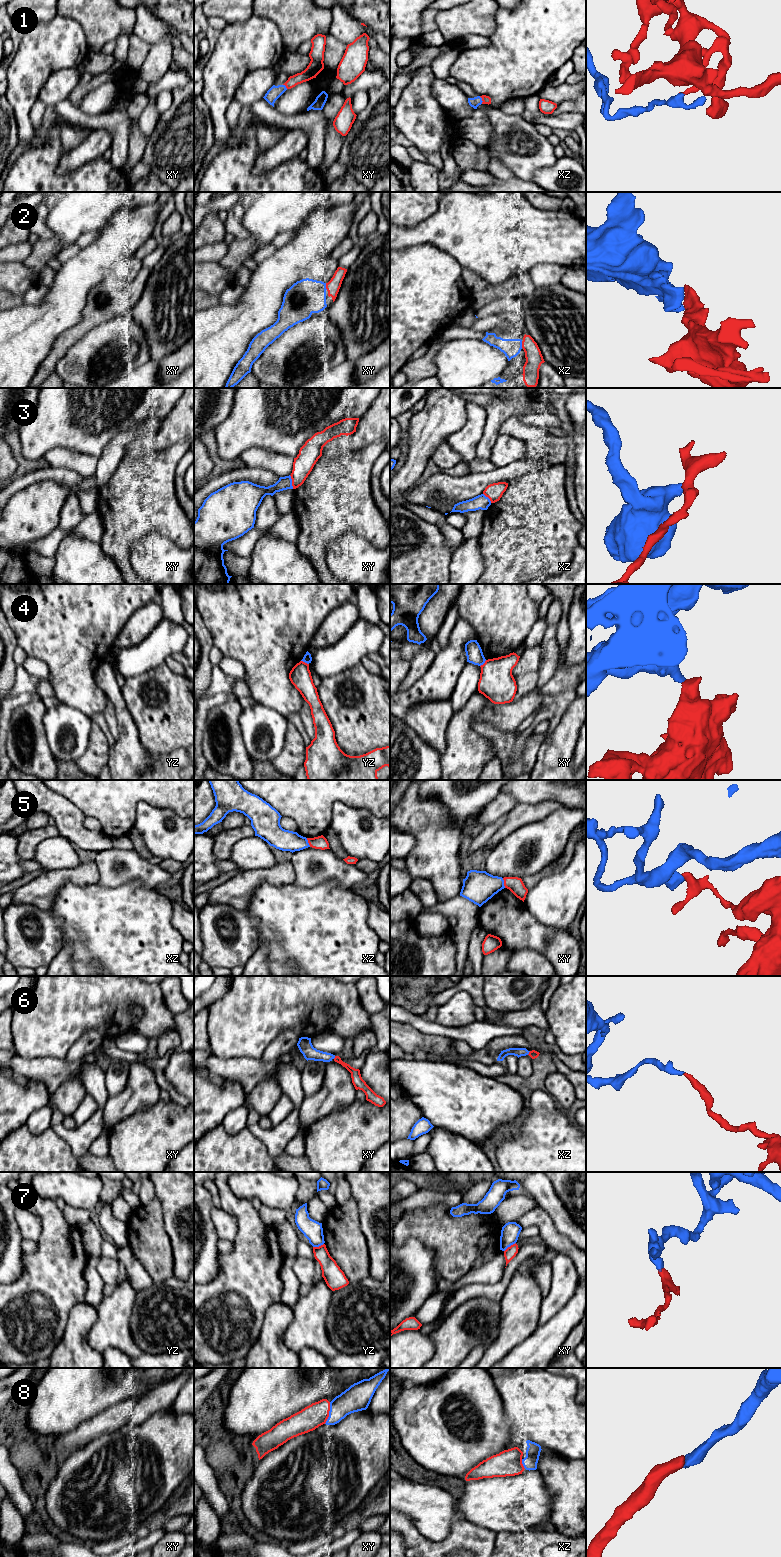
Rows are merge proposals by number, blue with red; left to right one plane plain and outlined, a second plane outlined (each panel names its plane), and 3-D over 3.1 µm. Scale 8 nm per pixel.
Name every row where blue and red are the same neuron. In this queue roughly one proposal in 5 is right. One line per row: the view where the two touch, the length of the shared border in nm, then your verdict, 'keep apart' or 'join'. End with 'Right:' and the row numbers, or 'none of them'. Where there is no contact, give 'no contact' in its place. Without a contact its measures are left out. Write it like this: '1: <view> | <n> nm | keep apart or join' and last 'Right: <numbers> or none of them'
1: xz | 70 nm | keep apart
2: xy | 60 nm | join
3: xy | 120 nm | keep apart
4: yz | 70 nm | keep apart
5: xy | 80 nm | keep apart
6: xz | 40 nm | keep apart
7: xy | 120 nm | keep apart
8: xy | 180 nm | join
Right: 2, 8

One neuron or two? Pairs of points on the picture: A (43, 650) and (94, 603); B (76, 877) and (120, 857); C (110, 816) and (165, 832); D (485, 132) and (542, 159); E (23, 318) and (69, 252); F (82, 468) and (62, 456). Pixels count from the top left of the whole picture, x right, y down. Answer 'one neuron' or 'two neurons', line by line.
A: one neuron
B: two neurons
C: two neurons
D: two neurons
E: two neurons
F: one neuron

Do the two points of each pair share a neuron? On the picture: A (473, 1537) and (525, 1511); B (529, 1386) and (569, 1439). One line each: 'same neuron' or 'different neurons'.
A: different neurons
B: same neuron

